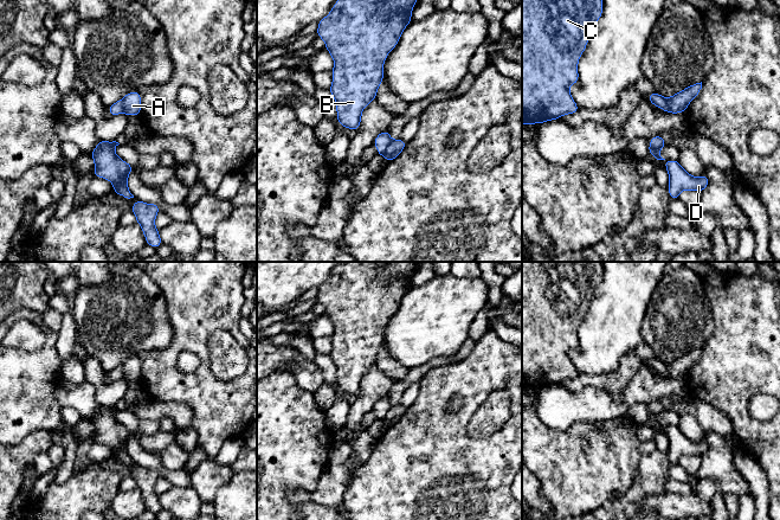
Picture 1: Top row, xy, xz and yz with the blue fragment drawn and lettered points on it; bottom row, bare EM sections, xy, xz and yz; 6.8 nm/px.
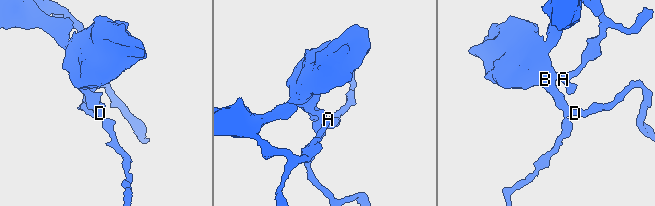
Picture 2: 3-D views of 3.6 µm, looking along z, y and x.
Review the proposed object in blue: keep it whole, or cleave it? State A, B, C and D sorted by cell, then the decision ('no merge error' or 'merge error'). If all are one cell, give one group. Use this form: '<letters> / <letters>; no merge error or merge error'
A / B C D; merge error

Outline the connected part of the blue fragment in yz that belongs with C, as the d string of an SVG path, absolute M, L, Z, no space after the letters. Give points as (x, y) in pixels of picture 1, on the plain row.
M522 262L522 389L541 390L579 377L569 352L579 347L579 325L601 281L602 262Z

